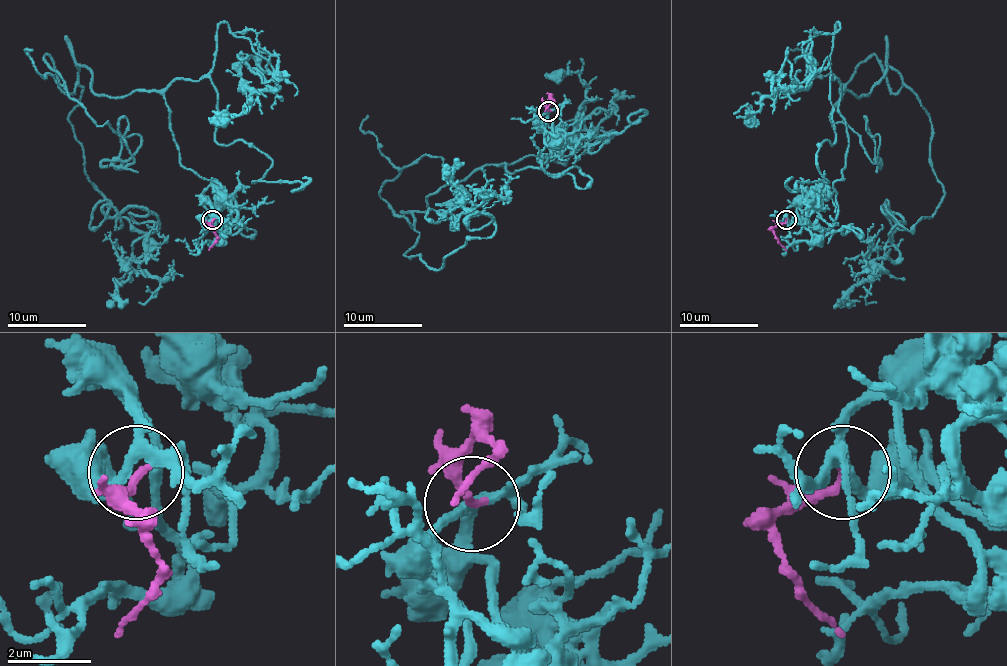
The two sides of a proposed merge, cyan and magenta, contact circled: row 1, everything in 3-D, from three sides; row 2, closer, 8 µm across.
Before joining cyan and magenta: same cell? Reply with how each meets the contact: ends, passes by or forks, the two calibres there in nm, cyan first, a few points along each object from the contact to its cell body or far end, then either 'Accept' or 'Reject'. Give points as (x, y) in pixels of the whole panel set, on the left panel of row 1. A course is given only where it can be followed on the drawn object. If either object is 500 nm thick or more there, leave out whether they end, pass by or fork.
At the ring cyan forks. At the ring magenta ends. Thickness 200 nm (cyan) against 200 nm. Course of cyan: (212, 219), (161, 93), (98, 95), (78, 66), (84, 170), (110, 217), (159, 225), (145, 274), (147, 225). Course of magenta: (212, 219), (210, 223), (216, 229), (216, 242), (208, 250). Accept

